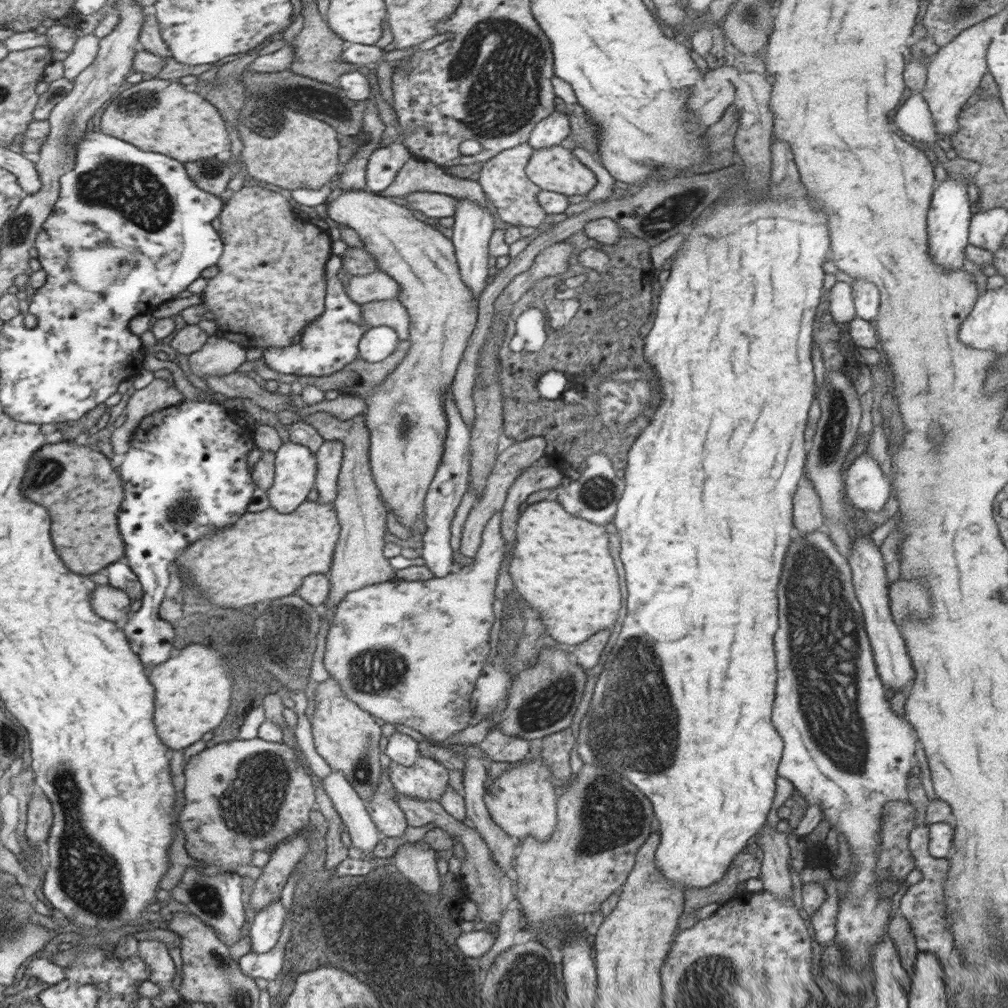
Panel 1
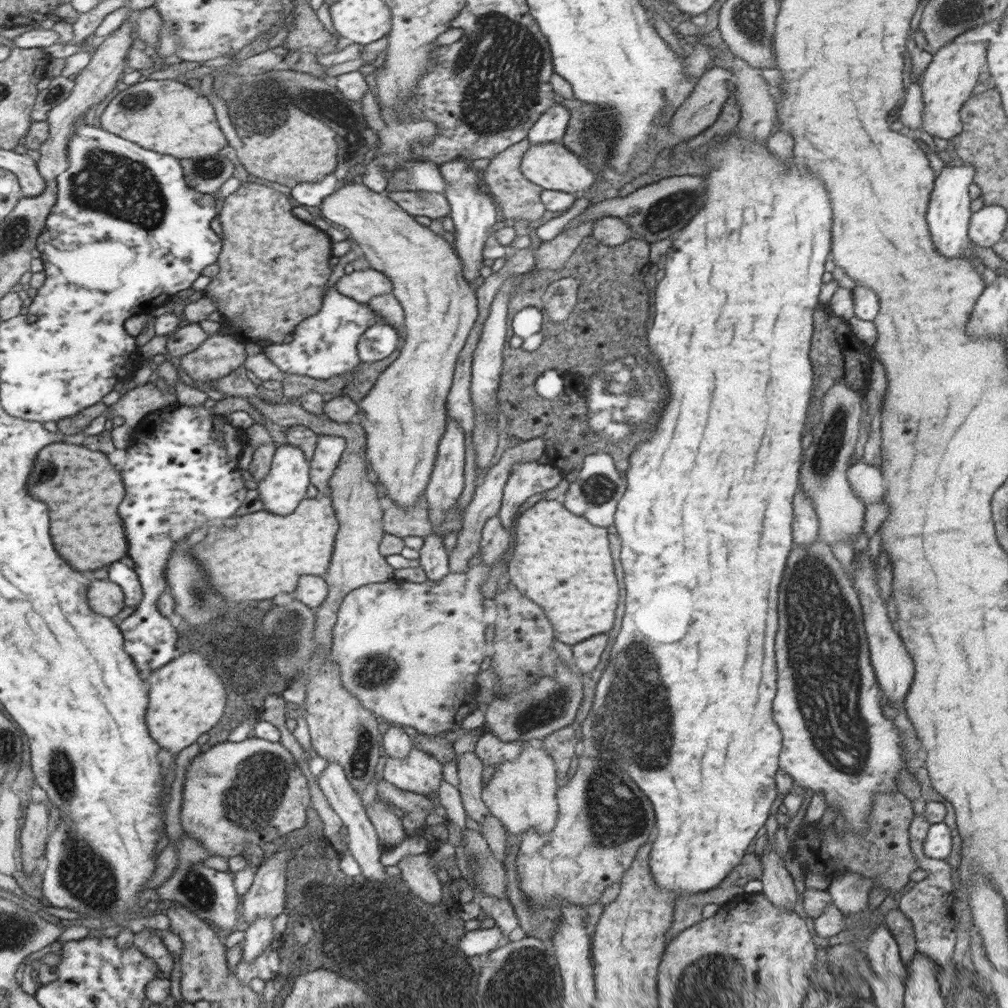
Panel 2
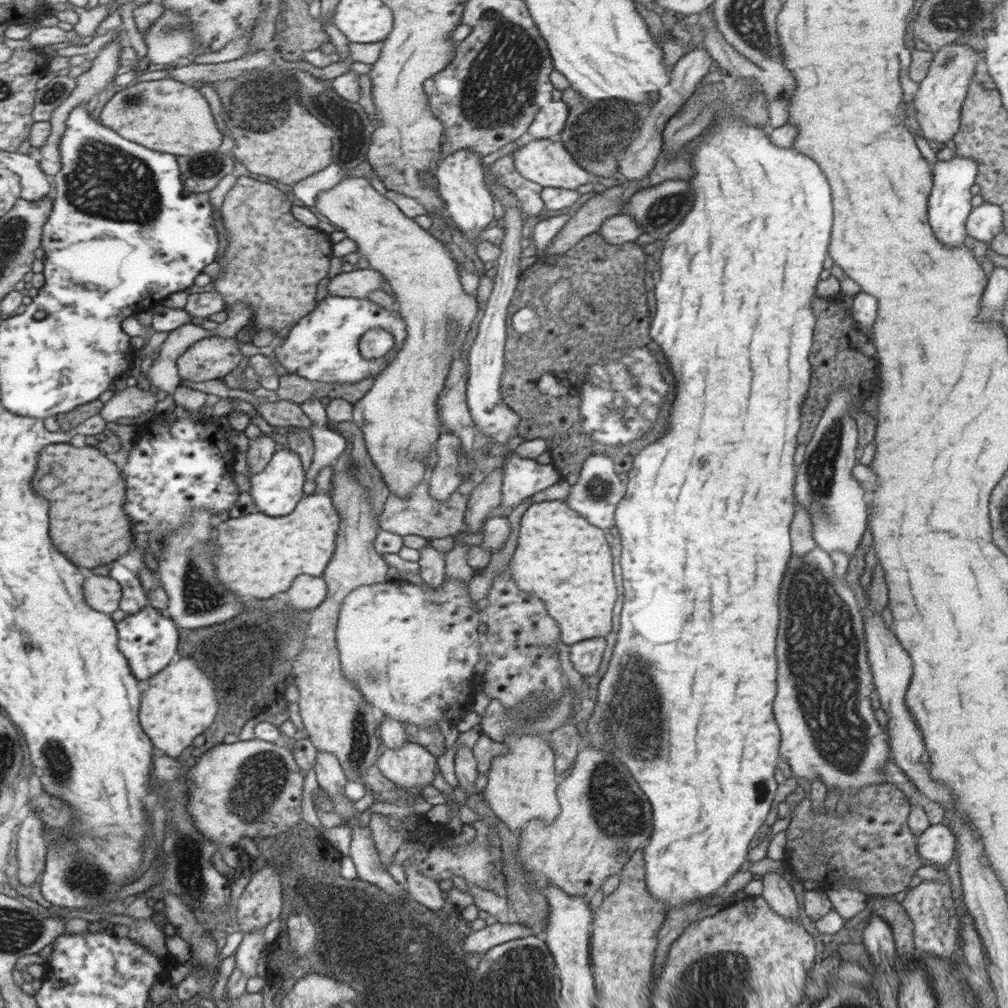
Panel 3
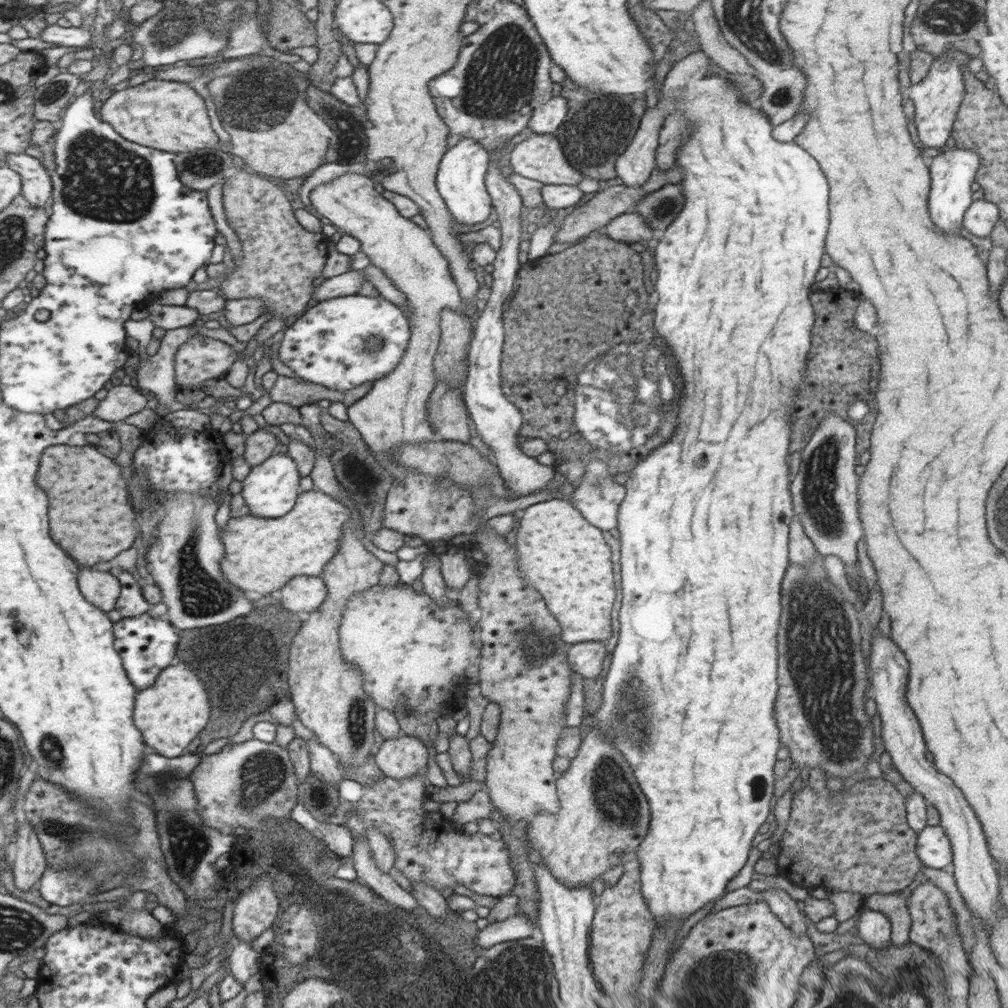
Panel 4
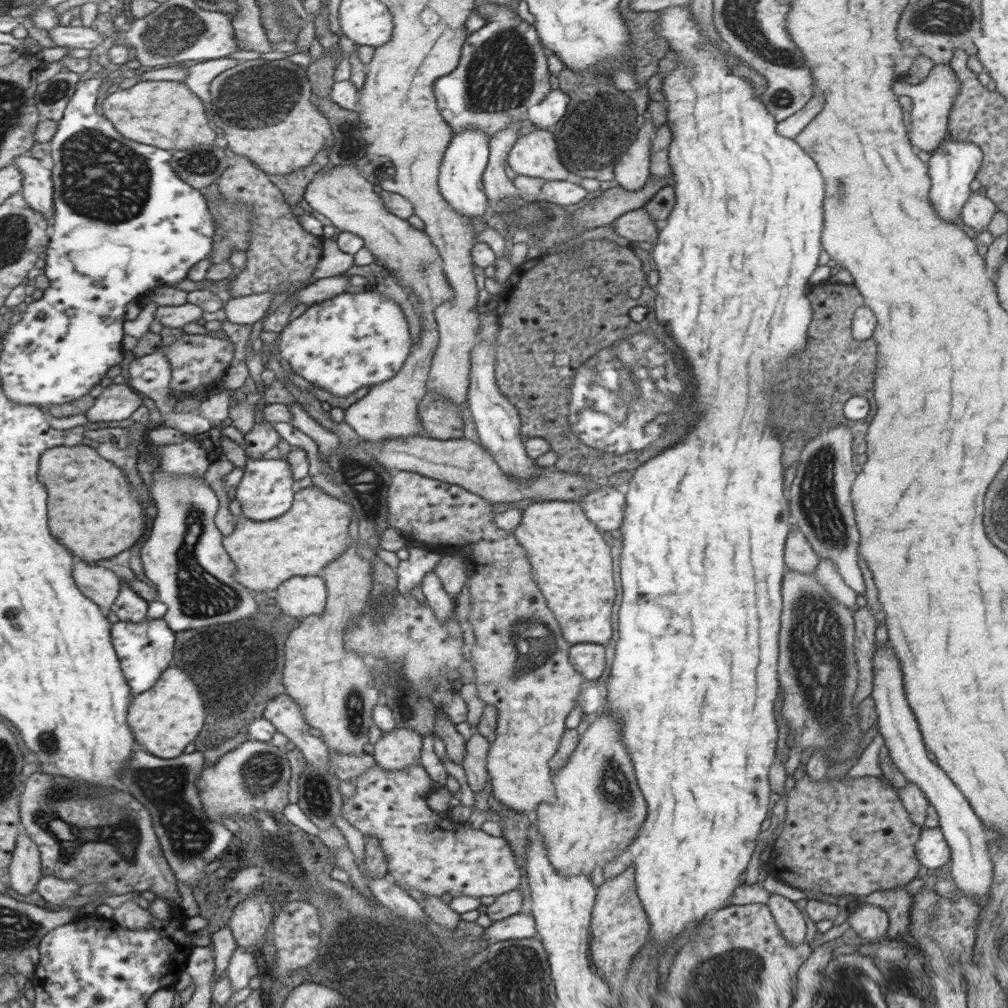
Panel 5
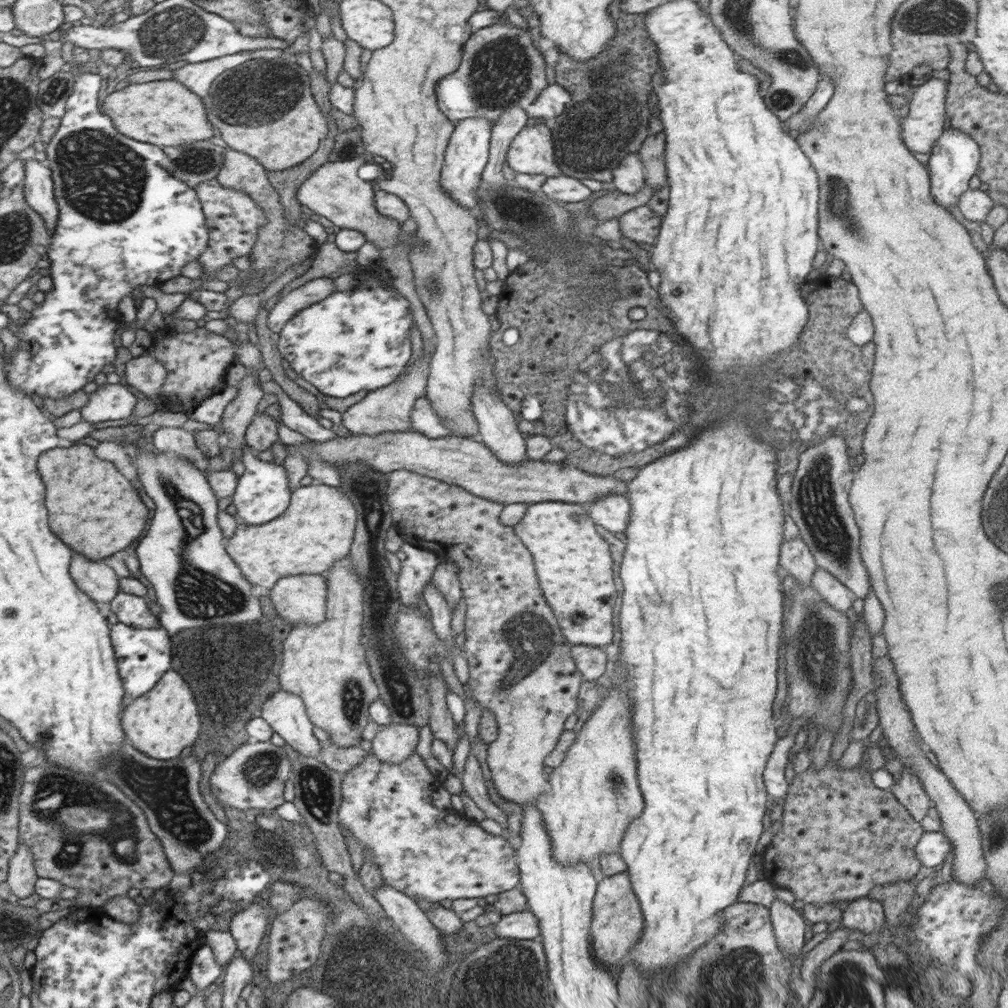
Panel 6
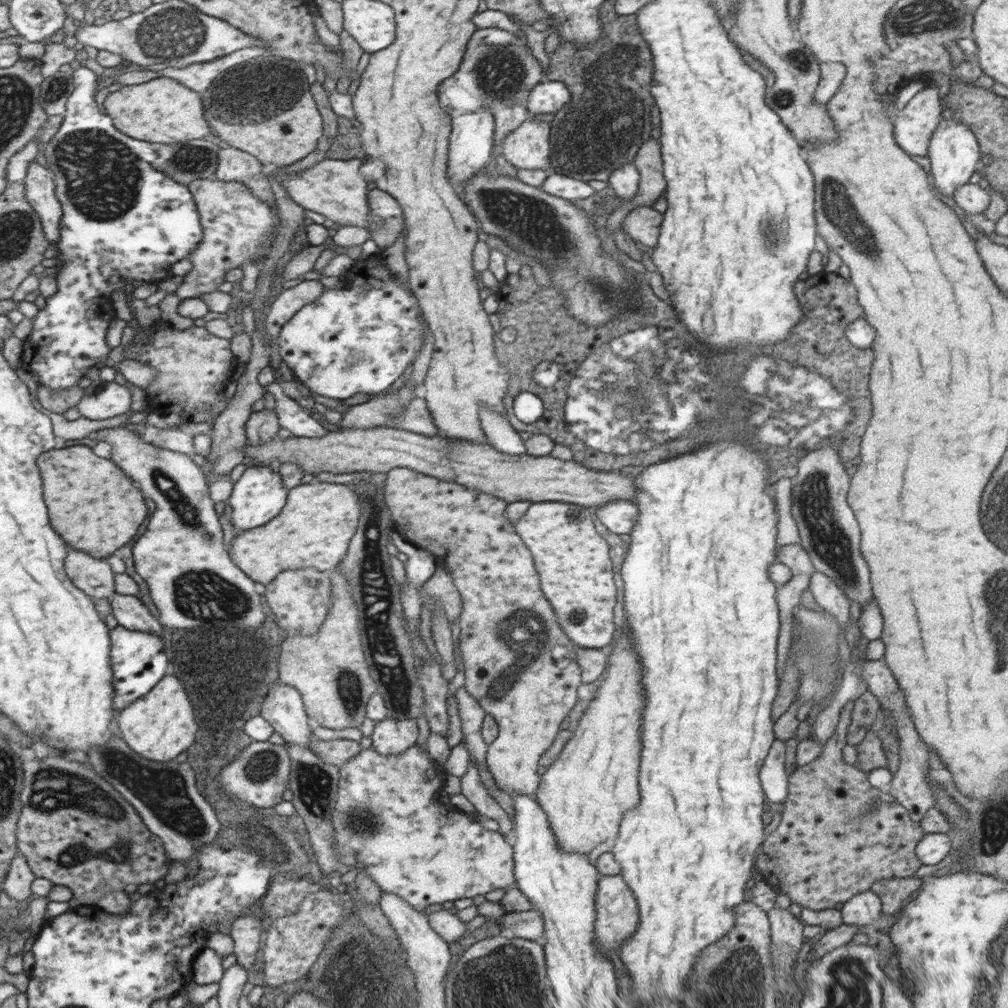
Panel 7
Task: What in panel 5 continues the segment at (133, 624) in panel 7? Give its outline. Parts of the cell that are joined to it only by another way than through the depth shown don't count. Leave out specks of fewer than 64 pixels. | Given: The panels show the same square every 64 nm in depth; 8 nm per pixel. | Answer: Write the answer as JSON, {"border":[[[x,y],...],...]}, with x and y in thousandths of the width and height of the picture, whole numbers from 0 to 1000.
{"border":[[[120,574],[120,584],[110,605],[119,616],[138,618],[147,613],[145,607],[148,599],[128,580],[128,575]]]}

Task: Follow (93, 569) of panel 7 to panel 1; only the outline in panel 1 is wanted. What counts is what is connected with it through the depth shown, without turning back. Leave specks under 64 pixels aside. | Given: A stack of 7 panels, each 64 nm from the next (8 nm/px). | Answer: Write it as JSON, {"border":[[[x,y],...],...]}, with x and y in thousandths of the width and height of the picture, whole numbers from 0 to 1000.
{"border":[[[108,579],[96,580],[94,587],[91,588],[91,606],[103,615],[115,617],[120,623],[131,610],[129,599],[129,592],[123,586]]]}

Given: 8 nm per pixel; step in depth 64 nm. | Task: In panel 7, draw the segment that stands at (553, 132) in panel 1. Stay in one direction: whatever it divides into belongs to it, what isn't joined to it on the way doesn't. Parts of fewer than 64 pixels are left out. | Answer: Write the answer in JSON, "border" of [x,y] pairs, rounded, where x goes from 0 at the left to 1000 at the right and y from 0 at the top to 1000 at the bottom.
{"border":[[[540,79],[531,85],[523,99],[523,108],[529,113],[551,113],[566,100],[562,82]]]}

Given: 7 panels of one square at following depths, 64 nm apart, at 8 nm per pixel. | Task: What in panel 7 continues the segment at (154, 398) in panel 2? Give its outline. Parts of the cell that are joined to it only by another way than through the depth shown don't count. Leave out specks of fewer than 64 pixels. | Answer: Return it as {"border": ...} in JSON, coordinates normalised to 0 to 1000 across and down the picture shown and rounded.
{"border":[[[95,376],[83,386],[83,393],[76,402],[81,414],[89,417],[105,417],[125,411],[129,407],[131,393],[129,387],[114,378]]]}

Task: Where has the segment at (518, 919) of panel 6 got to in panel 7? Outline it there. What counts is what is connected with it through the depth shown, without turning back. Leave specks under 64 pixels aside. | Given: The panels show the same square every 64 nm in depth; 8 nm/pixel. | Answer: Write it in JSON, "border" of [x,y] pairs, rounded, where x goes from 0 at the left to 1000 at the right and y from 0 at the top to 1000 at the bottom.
{"border":[[[532,903],[501,906],[496,914],[497,923],[510,927],[511,931],[532,934],[540,930],[539,911]]]}

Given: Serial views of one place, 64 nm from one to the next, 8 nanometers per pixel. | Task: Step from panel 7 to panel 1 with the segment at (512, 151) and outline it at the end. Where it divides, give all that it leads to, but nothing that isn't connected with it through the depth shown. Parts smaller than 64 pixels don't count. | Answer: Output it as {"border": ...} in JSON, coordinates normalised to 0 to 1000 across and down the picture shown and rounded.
{"border":[[[556,143],[529,149],[521,165],[523,176],[537,188],[560,194],[578,194],[591,185],[591,174]]]}

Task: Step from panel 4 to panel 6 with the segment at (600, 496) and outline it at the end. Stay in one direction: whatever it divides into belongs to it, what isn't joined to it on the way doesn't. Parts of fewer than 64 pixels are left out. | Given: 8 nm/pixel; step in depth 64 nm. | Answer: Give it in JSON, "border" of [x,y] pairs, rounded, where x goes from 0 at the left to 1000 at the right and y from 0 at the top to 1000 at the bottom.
{"border":[[[608,490],[592,494],[582,501],[584,511],[593,522],[598,522],[605,528],[620,528],[626,504],[624,494]]]}

